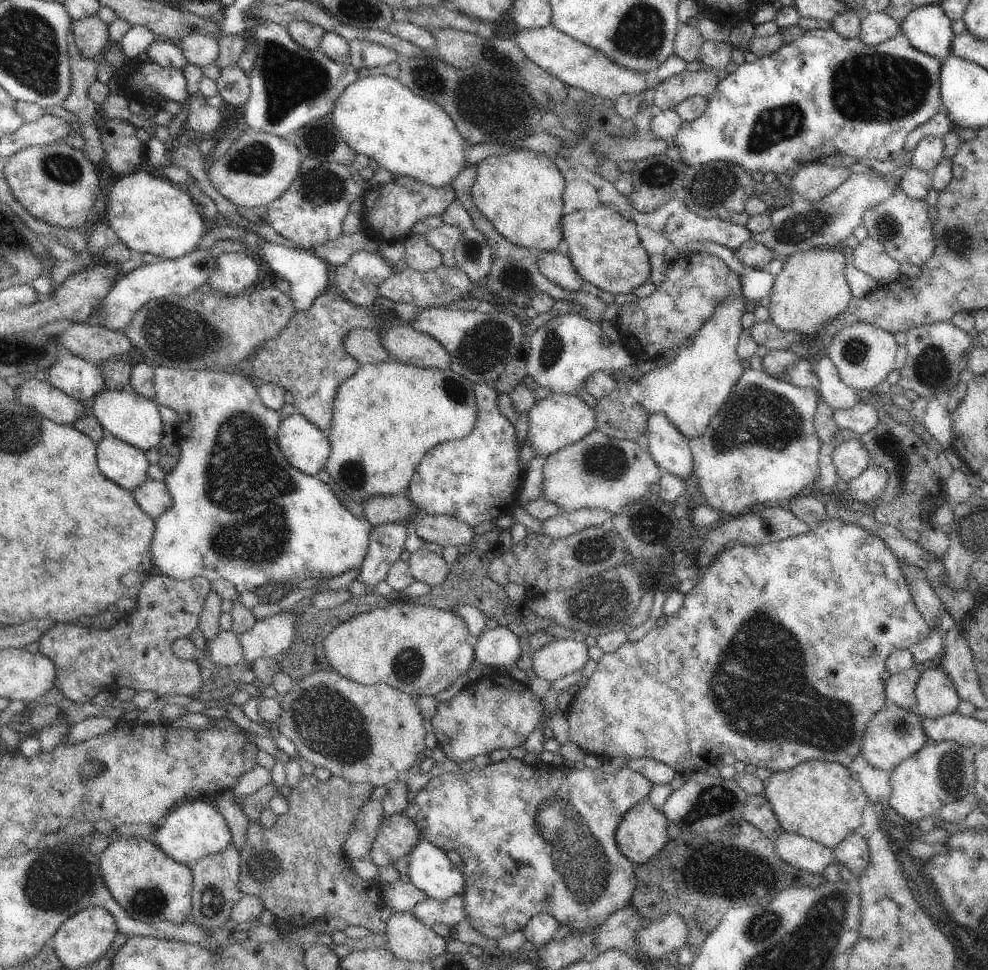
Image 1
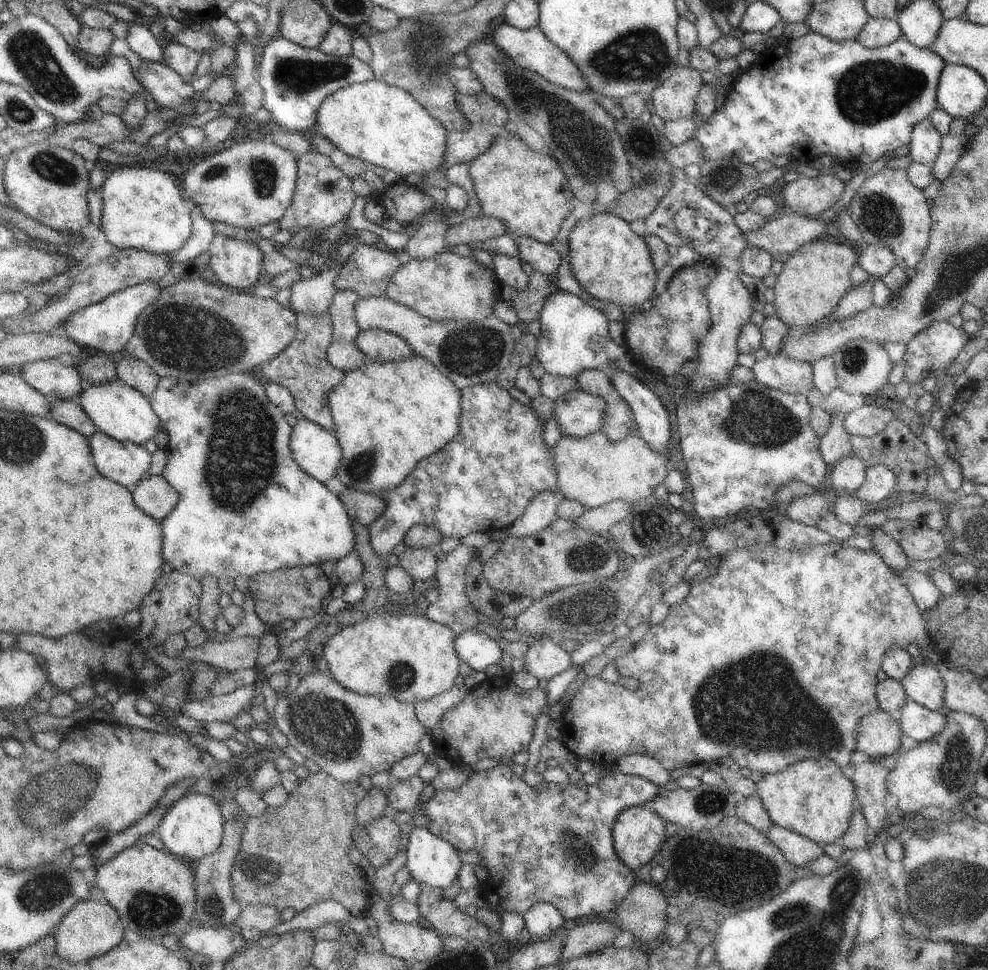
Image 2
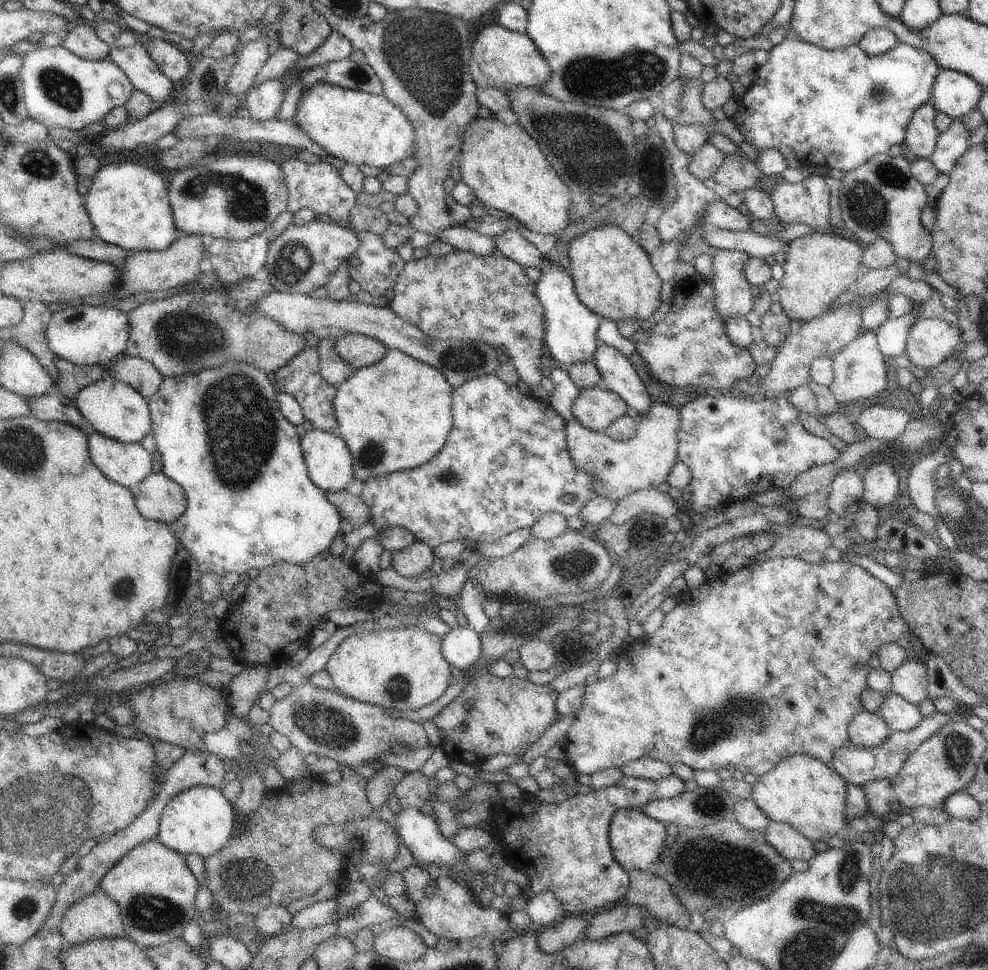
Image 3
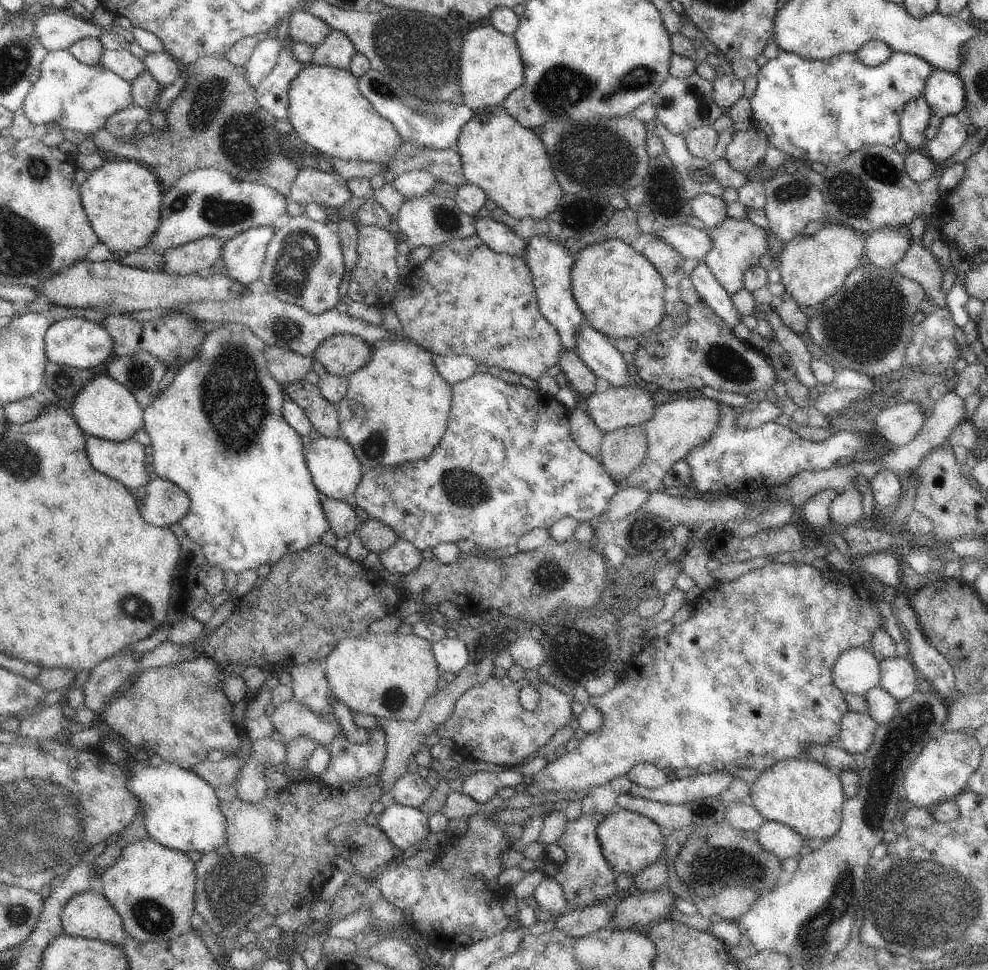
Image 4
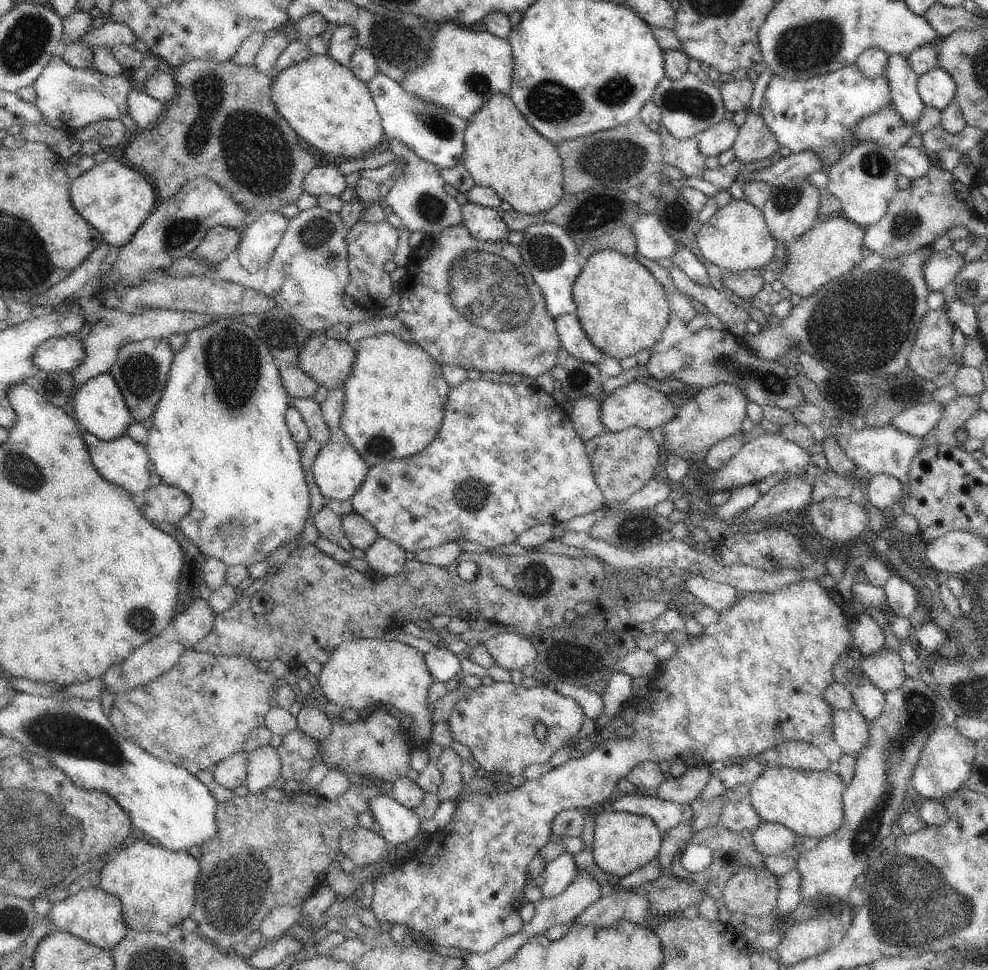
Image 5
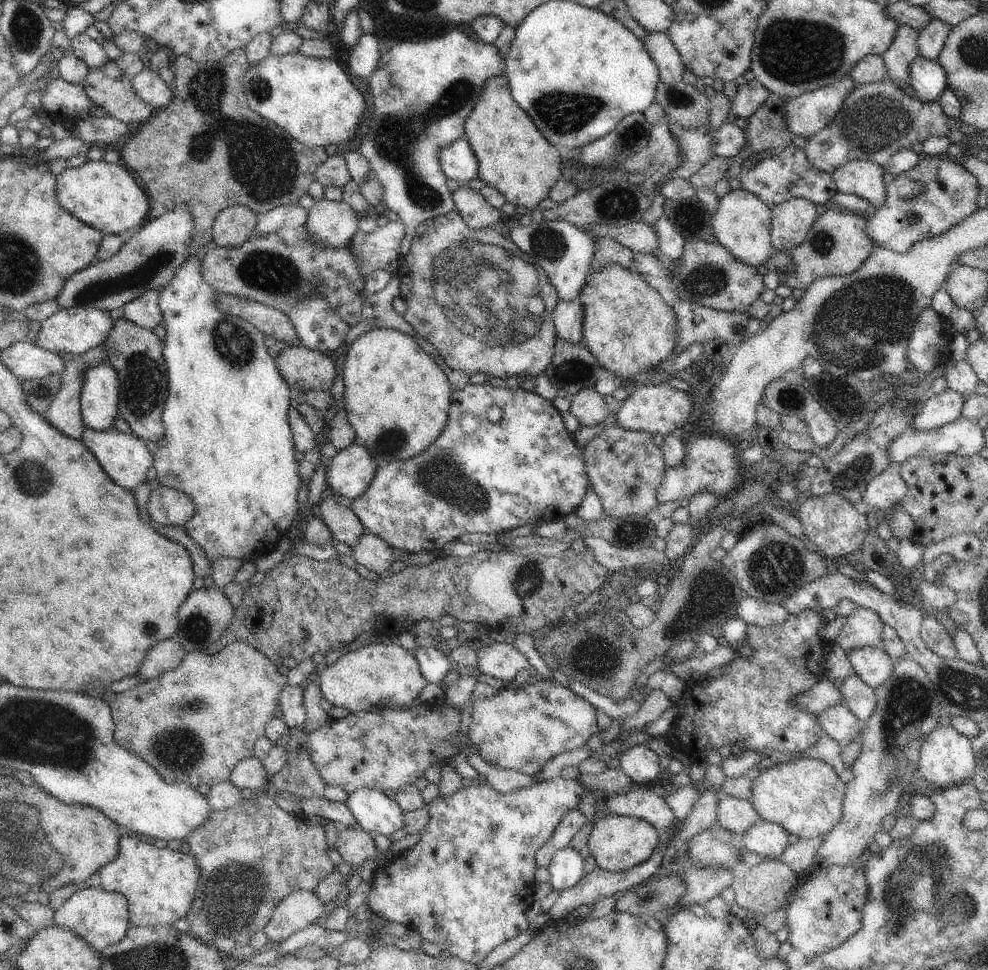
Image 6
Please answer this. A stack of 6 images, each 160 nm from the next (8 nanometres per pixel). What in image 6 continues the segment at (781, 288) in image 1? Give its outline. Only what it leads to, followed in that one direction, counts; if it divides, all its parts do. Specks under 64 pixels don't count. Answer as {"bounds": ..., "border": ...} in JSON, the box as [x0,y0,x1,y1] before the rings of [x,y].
{"bounds":[785,206,877,290],"border":[[[830,206],[816,219],[804,242],[793,250],[792,256],[786,261],[790,273],[786,276],[785,285],[790,289],[806,290],[815,280],[832,275],[846,276],[856,272],[877,249],[865,233],[868,218],[866,214],[842,211]]]}

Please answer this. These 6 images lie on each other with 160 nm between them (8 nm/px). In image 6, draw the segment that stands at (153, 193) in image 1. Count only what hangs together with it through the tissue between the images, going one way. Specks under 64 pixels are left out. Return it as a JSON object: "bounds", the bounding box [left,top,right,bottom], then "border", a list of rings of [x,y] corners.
{"bounds":[55,160,150,236],"border":[[[89,160],[81,167],[66,169],[57,176],[55,193],[62,208],[104,236],[132,234],[145,223],[150,210],[149,196],[136,176],[120,164],[111,165],[103,160]]]}

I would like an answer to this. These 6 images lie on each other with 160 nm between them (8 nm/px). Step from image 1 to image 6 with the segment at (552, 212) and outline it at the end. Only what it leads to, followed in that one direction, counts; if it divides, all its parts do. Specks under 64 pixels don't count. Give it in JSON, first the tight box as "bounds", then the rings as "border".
{"bounds":[464,74,560,210],"border":[[[505,74],[494,75],[485,82],[485,86],[483,96],[466,119],[464,134],[476,153],[479,178],[497,188],[508,202],[516,206],[523,204],[532,210],[548,197],[549,190],[560,178],[560,153],[512,98]]]}

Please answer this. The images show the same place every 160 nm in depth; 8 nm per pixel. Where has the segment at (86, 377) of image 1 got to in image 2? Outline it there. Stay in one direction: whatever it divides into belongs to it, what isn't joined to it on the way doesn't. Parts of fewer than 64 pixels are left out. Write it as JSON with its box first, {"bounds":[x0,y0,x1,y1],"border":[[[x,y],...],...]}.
{"bounds":[19,358,85,400],"border":[[[57,358],[21,366],[19,376],[50,400],[76,400],[85,390],[76,367],[66,367]]]}

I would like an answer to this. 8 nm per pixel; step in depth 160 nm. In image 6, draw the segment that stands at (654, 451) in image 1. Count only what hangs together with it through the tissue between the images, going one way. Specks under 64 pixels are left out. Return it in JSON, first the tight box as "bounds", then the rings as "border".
{"bounds":[553,298,583,343],"border":[[[579,298],[571,301],[558,301],[553,310],[553,323],[557,336],[563,341],[582,343],[583,306]]]}

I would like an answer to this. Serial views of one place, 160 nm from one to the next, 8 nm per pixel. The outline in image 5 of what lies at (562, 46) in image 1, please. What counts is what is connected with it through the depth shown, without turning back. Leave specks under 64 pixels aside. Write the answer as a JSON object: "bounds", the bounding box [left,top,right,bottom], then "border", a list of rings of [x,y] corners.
{"bounds":[400,22,513,121],"border":[[[454,22],[444,24],[434,36],[429,57],[421,67],[406,71],[400,86],[418,99],[431,105],[442,106],[456,116],[469,121],[478,109],[496,93],[511,91],[513,52],[506,39],[488,31],[474,32]]]}

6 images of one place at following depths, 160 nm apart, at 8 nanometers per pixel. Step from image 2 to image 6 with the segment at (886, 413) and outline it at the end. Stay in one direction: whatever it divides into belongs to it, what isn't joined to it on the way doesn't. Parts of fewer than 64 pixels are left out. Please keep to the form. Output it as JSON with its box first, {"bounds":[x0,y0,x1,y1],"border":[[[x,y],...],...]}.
{"bounds":[914,388,967,431],"border":[[[950,388],[939,395],[933,394],[914,417],[914,430],[927,431],[956,420],[962,416],[963,404],[967,398]]]}

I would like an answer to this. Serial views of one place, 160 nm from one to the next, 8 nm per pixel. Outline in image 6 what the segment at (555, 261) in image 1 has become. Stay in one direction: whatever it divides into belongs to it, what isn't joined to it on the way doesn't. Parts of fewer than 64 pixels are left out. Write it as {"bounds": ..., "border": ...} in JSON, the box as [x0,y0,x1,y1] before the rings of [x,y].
{"bounds":[453,185,504,229],"border":[[[460,185],[453,193],[455,210],[462,215],[463,221],[472,229],[493,227],[504,216],[500,209],[490,204],[479,190],[468,185]]]}

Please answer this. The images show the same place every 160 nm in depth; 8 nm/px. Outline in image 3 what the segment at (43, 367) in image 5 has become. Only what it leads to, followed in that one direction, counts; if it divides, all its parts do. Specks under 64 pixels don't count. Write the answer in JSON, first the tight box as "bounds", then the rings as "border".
{"bounds":[46,303,130,367],"border":[[[78,303],[68,305],[64,310],[52,314],[46,332],[48,346],[57,358],[76,366],[107,367],[116,358],[124,356],[130,329],[129,312]]]}

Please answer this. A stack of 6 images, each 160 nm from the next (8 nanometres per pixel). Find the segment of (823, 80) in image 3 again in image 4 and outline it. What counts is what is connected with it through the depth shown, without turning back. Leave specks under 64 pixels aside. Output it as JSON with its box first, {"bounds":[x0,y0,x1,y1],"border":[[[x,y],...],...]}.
{"bounds":[751,53,935,167],"border":[[[780,53],[770,62],[757,69],[758,83],[756,91],[751,98],[753,126],[760,132],[763,132],[772,146],[781,150],[784,154],[796,160],[812,164],[813,162],[821,162],[824,166],[831,167],[838,164],[843,158],[851,155],[852,152],[866,145],[883,144],[884,146],[894,147],[894,144],[901,138],[901,114],[906,103],[910,99],[915,99],[923,94],[925,82],[932,74],[935,68],[928,64],[927,60],[916,55],[909,55],[908,53],[893,53],[893,55],[877,67],[866,66],[855,54],[842,53],[833,56],[831,59],[825,61],[809,61],[808,59],[800,58],[796,53]]]}

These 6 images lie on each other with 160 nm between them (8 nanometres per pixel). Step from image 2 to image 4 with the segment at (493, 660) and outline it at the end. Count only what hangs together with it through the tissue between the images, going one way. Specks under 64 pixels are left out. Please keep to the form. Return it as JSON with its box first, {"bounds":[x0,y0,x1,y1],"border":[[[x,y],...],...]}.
{"bounds":[432,636,470,676],"border":[[[446,636],[442,640],[435,642],[432,645],[432,652],[441,673],[453,672],[458,676],[459,672],[470,662],[470,653],[467,646],[458,636],[451,639]]]}

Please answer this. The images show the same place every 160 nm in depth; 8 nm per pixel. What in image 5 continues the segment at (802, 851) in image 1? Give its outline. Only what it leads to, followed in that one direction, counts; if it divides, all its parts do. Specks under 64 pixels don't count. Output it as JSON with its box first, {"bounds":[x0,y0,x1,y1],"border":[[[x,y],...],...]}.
{"bounds":[753,821,796,856],"border":[[[763,821],[753,832],[756,850],[767,856],[784,856],[788,848],[795,846],[796,835],[783,824]]]}

